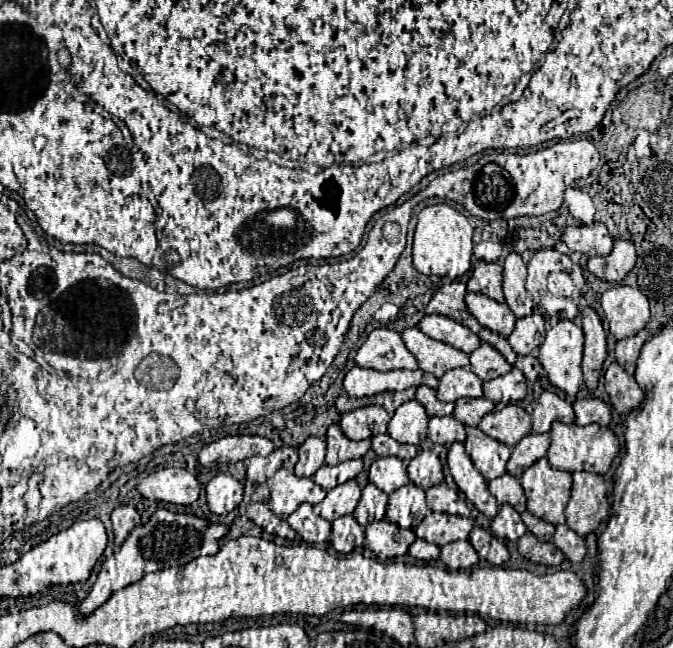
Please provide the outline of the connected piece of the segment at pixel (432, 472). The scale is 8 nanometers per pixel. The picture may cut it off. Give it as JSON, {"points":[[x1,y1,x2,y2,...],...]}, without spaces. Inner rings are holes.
{"points":[[420,450,418,456,412,458,410,464,406,466,406,472,408,472,410,482,424,490,440,484,444,478,440,458,432,450]]}

